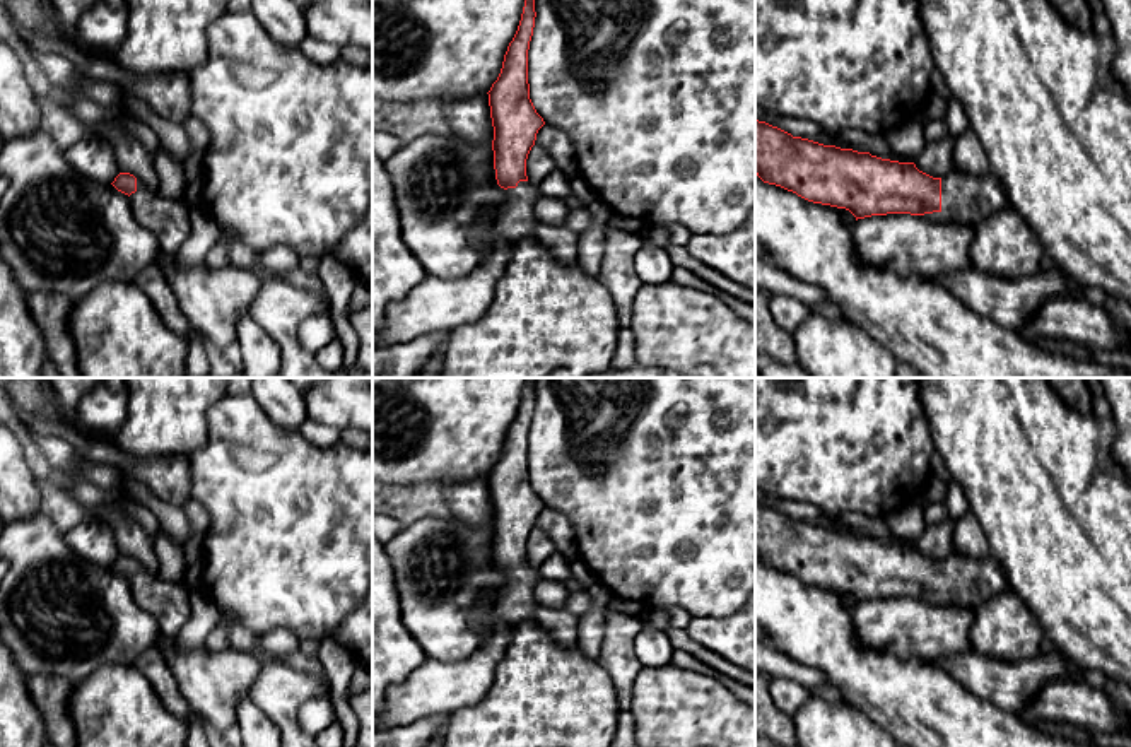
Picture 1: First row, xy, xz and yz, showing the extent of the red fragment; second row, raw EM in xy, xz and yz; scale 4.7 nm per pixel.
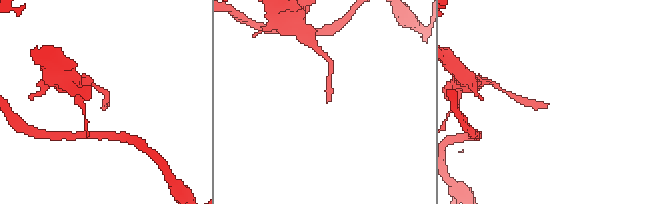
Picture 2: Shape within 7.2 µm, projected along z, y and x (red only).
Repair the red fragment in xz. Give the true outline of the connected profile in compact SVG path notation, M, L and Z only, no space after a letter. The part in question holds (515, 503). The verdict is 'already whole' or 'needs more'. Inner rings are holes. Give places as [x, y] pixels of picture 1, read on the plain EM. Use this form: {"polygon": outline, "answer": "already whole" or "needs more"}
{"polygon": "M535 378L524 383L521 403L504 438L502 451L489 477L494 509L494 552L497 568L506 574L504 588L494 607L497 621L518 626L535 621L538 607L536 568L528 564L526 542L538 513L545 508L530 482L528 432L535 410Z", "answer": "needs more"}

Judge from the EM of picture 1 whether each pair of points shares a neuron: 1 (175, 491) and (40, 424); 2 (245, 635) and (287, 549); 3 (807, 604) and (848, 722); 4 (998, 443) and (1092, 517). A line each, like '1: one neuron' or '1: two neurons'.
1: one neuron
2: two neurons
3: two neurons
4: one neuron

